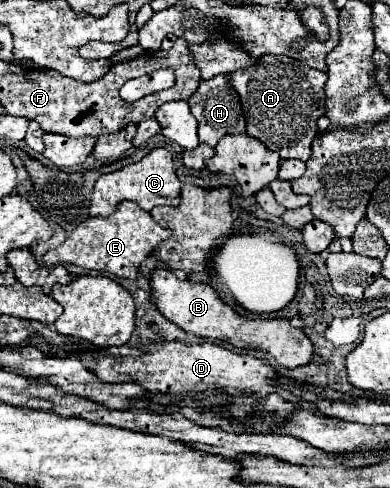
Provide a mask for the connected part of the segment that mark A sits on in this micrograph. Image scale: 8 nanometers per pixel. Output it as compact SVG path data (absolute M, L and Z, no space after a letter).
M265 54L249 68L229 74L231 86L239 92L247 134L261 140L269 150L279 152L283 160L299 158L309 160L311 142L319 134L317 120L325 116L325 82L327 74L309 68L301 60L289 56Z

